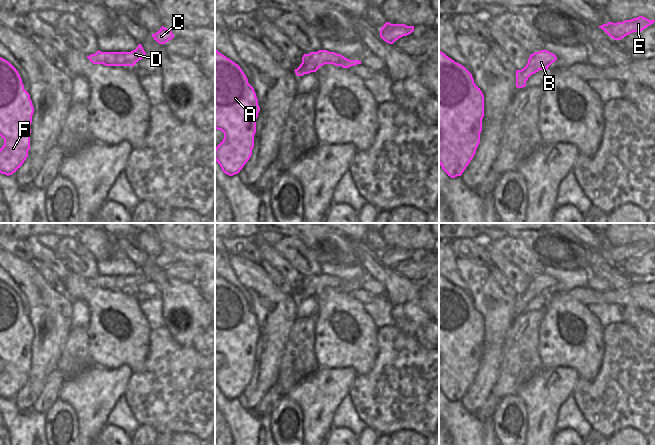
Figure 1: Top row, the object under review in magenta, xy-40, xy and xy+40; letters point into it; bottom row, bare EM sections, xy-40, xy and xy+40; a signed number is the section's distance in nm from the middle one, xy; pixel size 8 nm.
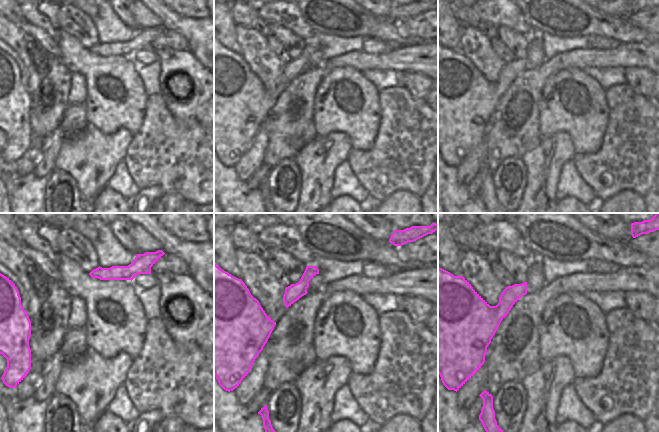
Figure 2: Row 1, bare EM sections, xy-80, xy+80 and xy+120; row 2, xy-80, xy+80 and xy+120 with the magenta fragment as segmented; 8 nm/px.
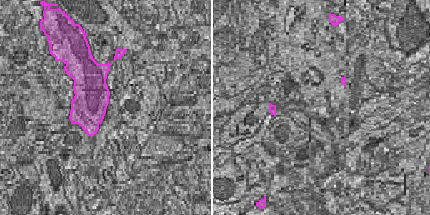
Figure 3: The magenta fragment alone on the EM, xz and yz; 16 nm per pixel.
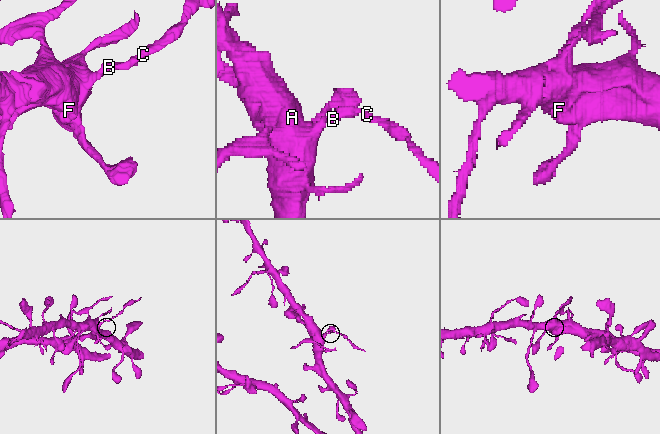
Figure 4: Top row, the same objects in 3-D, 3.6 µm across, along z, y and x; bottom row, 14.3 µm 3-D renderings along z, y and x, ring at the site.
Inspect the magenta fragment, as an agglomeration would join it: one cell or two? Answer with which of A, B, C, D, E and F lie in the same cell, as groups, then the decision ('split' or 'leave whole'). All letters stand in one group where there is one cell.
A F / B C D E | split

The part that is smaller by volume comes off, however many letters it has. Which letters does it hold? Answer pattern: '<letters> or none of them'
B, C, D, E.

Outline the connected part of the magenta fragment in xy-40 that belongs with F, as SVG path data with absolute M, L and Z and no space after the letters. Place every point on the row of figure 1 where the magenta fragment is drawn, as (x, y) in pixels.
M0 57L0 136L4 139L4 145L0 148L1 174L12 175L28 157L33 113L30 95L24 89L18 71L10 62Z

